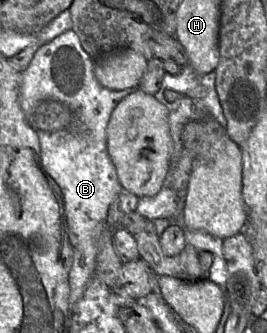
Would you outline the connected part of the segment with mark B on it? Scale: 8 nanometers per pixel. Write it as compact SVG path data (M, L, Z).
M72 30L41 45L20 75L20 105L28 120L38 104L48 99L67 104L82 120L81 126L67 130L37 131L44 169L62 197L73 250L69 311L81 299L94 276L98 237L106 226L110 205L124 191L107 152L106 128L116 105L134 90L114 91L100 85L94 75L94 60L82 48Z

